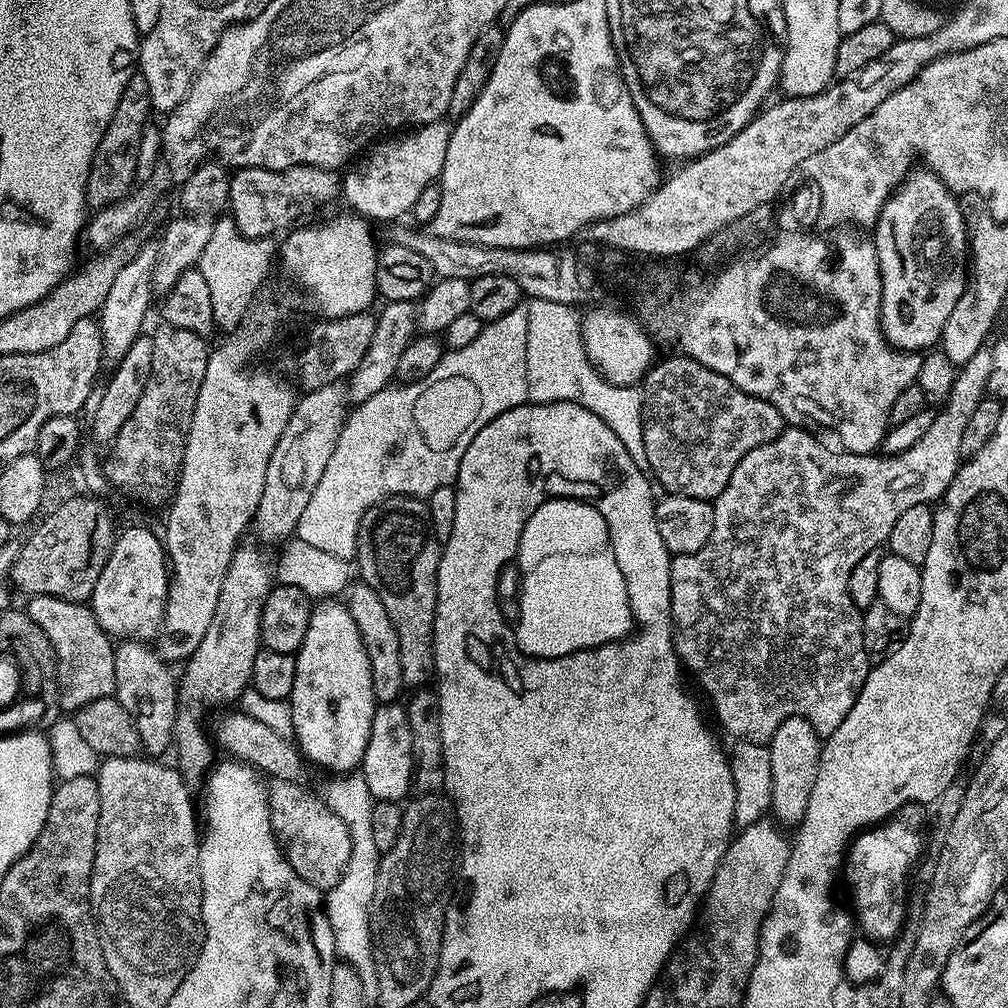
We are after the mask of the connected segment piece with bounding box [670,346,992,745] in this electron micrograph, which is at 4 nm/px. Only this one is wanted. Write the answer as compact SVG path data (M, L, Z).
M988 346L980 348L978 354L970 358L970 362L959 365L954 386L947 400L944 401L942 410L935 413L930 430L927 430L926 434L923 434L922 438L905 452L896 455L863 456L857 452L837 450L835 447L827 448L818 437L811 436L800 428L792 428L796 426L788 426L779 438L750 450L750 454L746 454L746 458L742 458L742 462L734 466L734 474L730 474L730 482L726 482L726 490L722 490L722 494L718 494L712 504L714 530L710 530L710 538L706 546L702 546L702 550L694 554L672 556L670 566L670 598L676 652L680 655L681 665L689 673L692 671L696 675L697 682L704 687L705 694L712 699L712 708L716 711L721 726L730 735L736 736L732 738L737 741L745 740L767 745L774 730L778 730L778 726L782 726L782 722L786 722L786 718L791 716L806 718L806 722L814 726L814 730L821 738L828 737L834 730L838 730L838 726L842 726L842 718L850 714L850 706L854 706L866 682L870 667L870 657L862 642L862 622L860 621L862 612L854 606L851 594L848 592L851 571L858 566L858 562L861 562L866 554L879 549L887 541L890 530L894 530L894 522L898 522L898 518L902 518L902 514L906 514L910 506L931 505L939 501L944 491L948 489L962 463L960 454L962 433L966 431L966 422L970 422L970 417L974 414L974 406L978 406L978 402L986 399L991 369L992 349Z

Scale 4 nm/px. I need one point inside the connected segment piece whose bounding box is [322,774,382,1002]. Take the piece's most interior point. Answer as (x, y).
(346, 903)

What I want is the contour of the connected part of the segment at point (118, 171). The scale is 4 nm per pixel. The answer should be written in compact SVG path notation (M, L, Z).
M133 74L126 90L122 90L122 98L118 98L114 118L110 118L110 126L106 126L106 134L102 134L102 142L98 142L98 150L94 154L94 162L86 182L89 209L107 208L123 200L133 191L138 162L138 142L142 142L142 130L145 124L149 123L148 112L152 111L153 106L148 101L148 88L144 85L143 76Z

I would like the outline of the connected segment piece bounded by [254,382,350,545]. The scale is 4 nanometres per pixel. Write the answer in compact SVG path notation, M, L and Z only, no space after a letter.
M324 382L316 387L320 388L305 396L303 393L297 399L290 422L286 422L286 430L282 430L282 438L278 438L274 454L270 454L262 498L254 517L255 539L261 545L279 545L295 533L298 518L302 518L310 503L310 494L314 494L314 486L318 486L318 478L322 478L322 470L326 470L326 462L330 462L330 454L334 454L338 434L342 434L342 426L350 411L347 387L340 382Z

